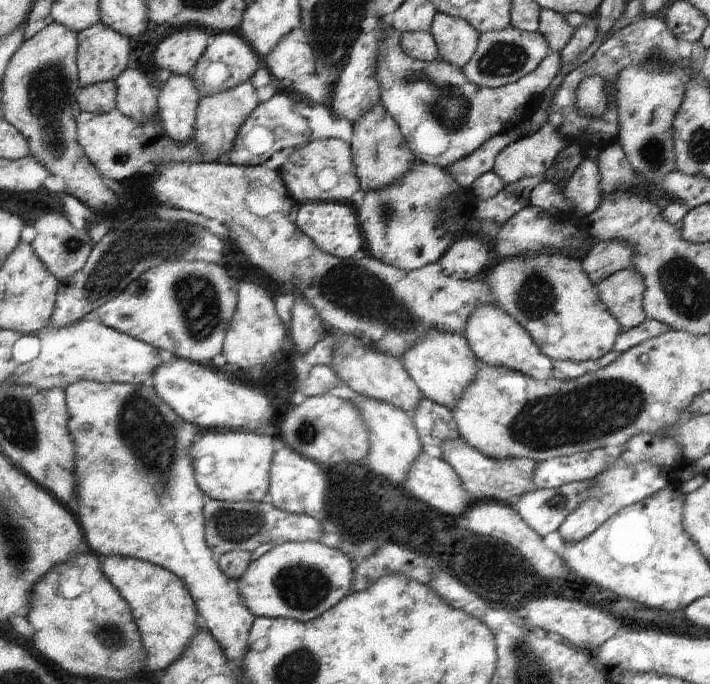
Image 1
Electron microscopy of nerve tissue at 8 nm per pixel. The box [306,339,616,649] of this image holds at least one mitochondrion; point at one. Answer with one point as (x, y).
(558, 500)

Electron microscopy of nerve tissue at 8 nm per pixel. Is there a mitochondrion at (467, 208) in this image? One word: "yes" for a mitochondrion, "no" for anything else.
no

